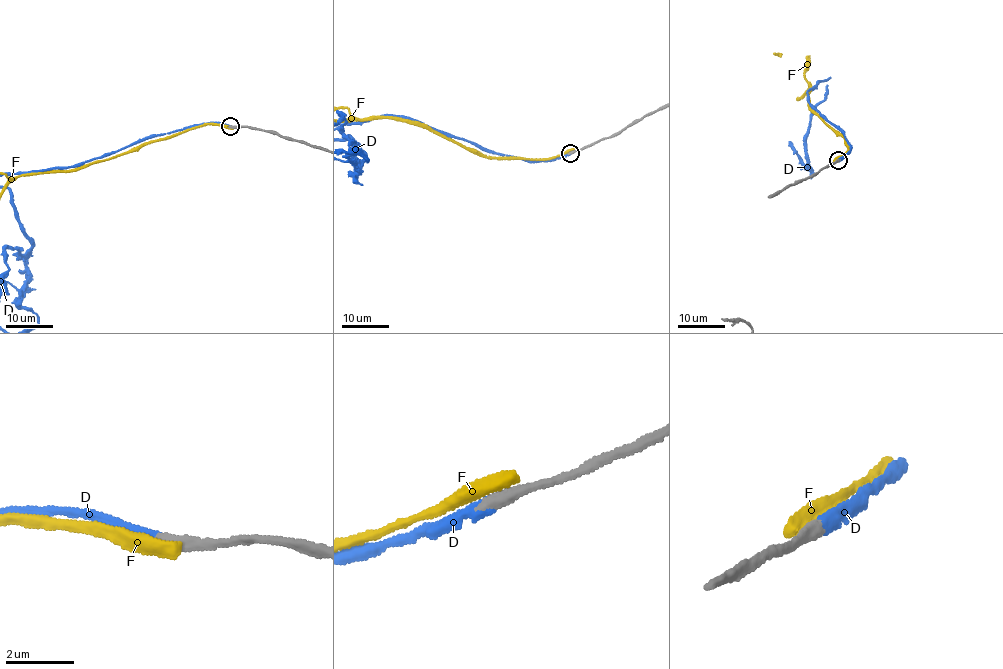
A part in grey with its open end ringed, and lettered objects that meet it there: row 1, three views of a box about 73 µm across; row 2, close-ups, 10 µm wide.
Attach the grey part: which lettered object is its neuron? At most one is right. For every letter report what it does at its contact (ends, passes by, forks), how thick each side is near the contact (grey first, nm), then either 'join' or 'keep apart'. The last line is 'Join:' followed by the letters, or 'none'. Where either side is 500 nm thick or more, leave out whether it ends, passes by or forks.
D: it ends; calibres 420 and 400 nm; join
F: calibres 460 and 550 nm; keep apart
Join: D

